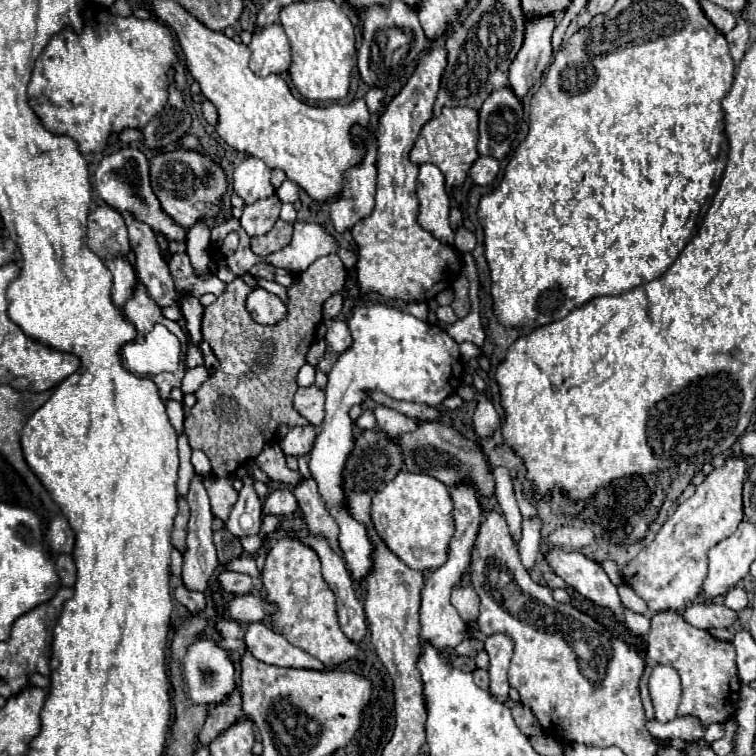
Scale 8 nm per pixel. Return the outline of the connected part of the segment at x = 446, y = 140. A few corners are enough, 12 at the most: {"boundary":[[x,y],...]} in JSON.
{"boundary":[[444,107],[422,127],[410,161],[460,187],[478,159],[478,111]]}

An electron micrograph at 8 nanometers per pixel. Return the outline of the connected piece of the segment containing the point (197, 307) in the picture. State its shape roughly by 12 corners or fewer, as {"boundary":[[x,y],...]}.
{"boundary":[[184,297],[182,309],[191,343],[203,340],[198,297]]}

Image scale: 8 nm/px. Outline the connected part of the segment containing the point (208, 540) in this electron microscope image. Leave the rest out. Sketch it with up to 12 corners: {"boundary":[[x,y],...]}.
{"boundary":[[202,477],[188,497],[188,551],[182,579],[206,591],[216,567],[210,499]]}

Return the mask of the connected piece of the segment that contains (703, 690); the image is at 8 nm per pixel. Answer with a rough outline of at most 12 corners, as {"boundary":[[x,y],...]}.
{"boundary":[[676,611],[650,619],[640,695],[670,665],[682,677],[680,717],[708,727],[738,703],[736,651]]}

